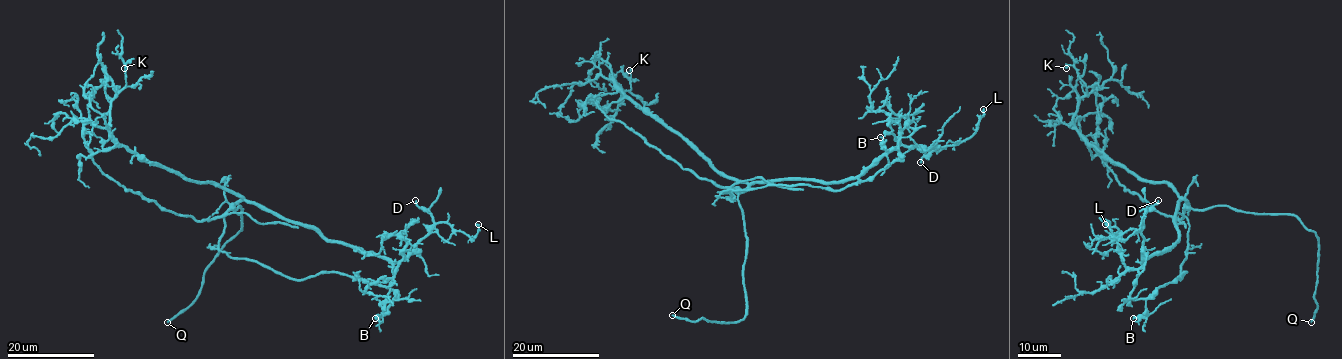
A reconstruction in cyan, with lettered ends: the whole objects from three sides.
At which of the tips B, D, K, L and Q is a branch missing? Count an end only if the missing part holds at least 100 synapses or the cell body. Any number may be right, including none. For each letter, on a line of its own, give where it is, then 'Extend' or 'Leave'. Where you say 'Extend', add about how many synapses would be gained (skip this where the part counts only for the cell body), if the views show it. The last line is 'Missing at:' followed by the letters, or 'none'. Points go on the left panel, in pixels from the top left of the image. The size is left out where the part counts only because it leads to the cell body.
B: Place: (375, 318). Leave
D: Place: (415, 200). Leave
K: Place: (124, 68). Leave
L: Place: (478, 224). Leave
Q: Place: (167, 322). Extend
Missing at: Q

